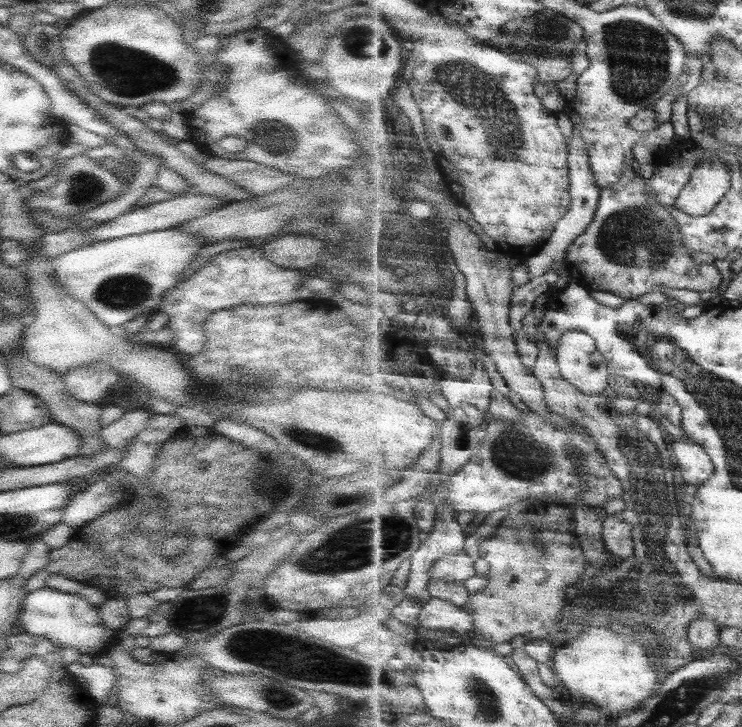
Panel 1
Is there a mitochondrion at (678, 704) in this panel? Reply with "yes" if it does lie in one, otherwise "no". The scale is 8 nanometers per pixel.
yes

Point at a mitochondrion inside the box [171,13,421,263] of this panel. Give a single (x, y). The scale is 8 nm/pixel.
(278, 136)

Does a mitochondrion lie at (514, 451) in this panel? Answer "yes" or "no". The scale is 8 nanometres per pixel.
yes

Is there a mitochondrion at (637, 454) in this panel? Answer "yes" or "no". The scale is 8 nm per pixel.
yes

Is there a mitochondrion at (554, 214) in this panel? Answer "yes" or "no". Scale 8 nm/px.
no

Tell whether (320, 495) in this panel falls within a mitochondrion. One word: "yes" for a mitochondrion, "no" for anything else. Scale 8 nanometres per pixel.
no

